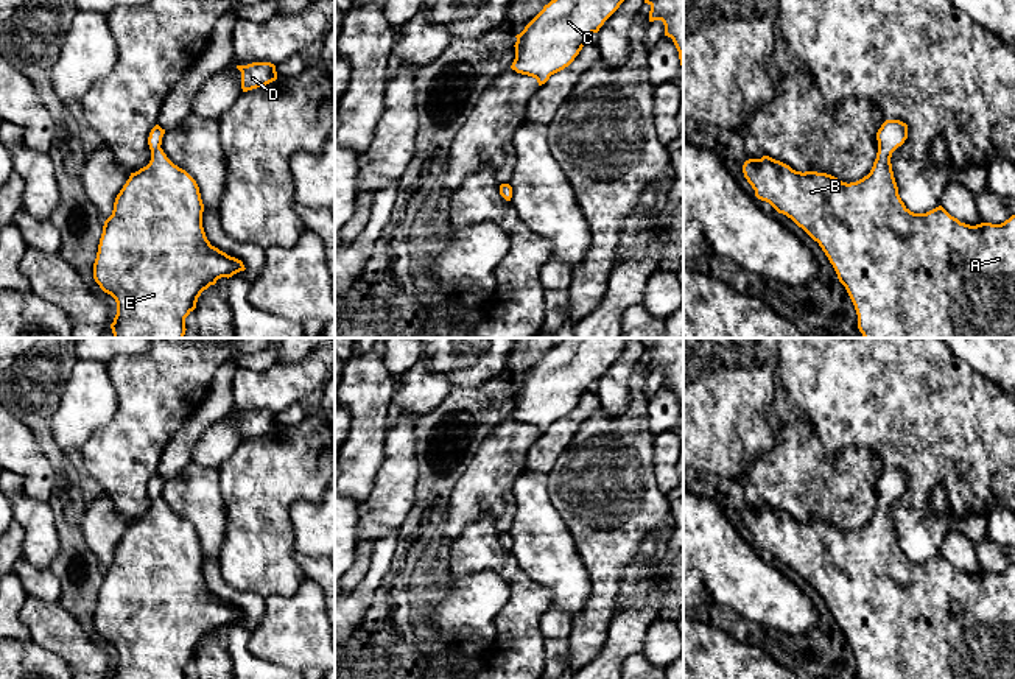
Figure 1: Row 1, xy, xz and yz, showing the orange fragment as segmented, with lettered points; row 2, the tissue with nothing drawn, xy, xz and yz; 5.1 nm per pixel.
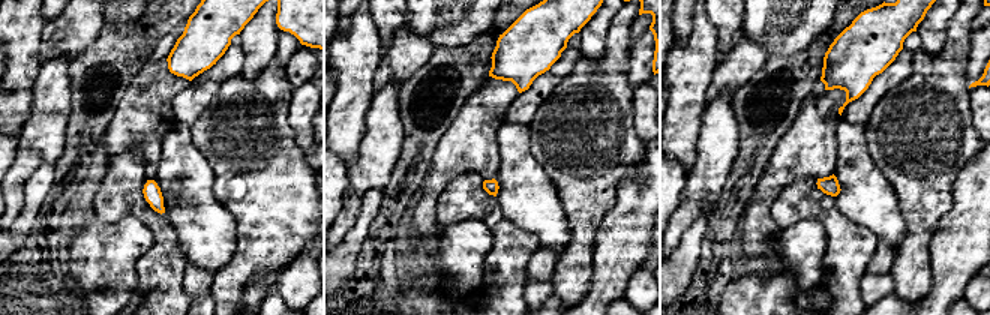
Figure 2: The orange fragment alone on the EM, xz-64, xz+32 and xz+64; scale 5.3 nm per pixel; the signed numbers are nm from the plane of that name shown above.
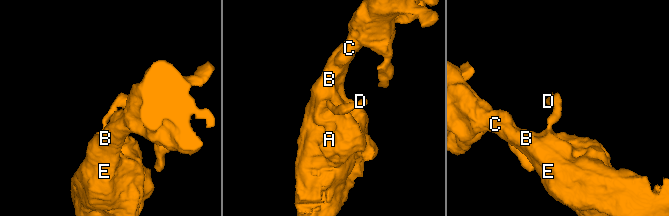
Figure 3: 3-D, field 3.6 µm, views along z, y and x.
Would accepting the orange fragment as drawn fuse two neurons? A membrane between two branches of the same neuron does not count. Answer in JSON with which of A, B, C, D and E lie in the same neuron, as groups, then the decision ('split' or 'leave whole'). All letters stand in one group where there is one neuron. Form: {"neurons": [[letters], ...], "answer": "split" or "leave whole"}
{"neurons": [["A", "B", "C", "D", "E"]], "answer": "leave whole"}

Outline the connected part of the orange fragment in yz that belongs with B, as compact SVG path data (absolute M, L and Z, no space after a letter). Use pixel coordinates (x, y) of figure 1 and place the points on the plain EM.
M886 469L876 481L878 501L870 522L862 528L850 533L842 531L841 528L827 522L795 520L789 514L769 505L746 509L743 514L743 522L755 539L755 545L758 548L769 551L778 562L791 567L814 590L819 592L830 612L833 614L839 631L845 635L855 654L859 679L1015 679L1015 564L1001 573L981 572L970 575L951 565L942 554L926 562L911 561L898 544L898 536L890 512L892 501L901 495L906 487L906 472L900 469Z

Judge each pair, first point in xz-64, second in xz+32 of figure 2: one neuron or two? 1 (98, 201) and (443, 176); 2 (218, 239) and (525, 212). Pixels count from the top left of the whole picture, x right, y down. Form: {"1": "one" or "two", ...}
{"1": "two", "2": "one"}

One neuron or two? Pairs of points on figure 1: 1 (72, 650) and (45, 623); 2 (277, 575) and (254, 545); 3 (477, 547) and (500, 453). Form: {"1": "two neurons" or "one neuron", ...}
{"1": "one neuron", "2": "one neuron", "3": "two neurons"}

